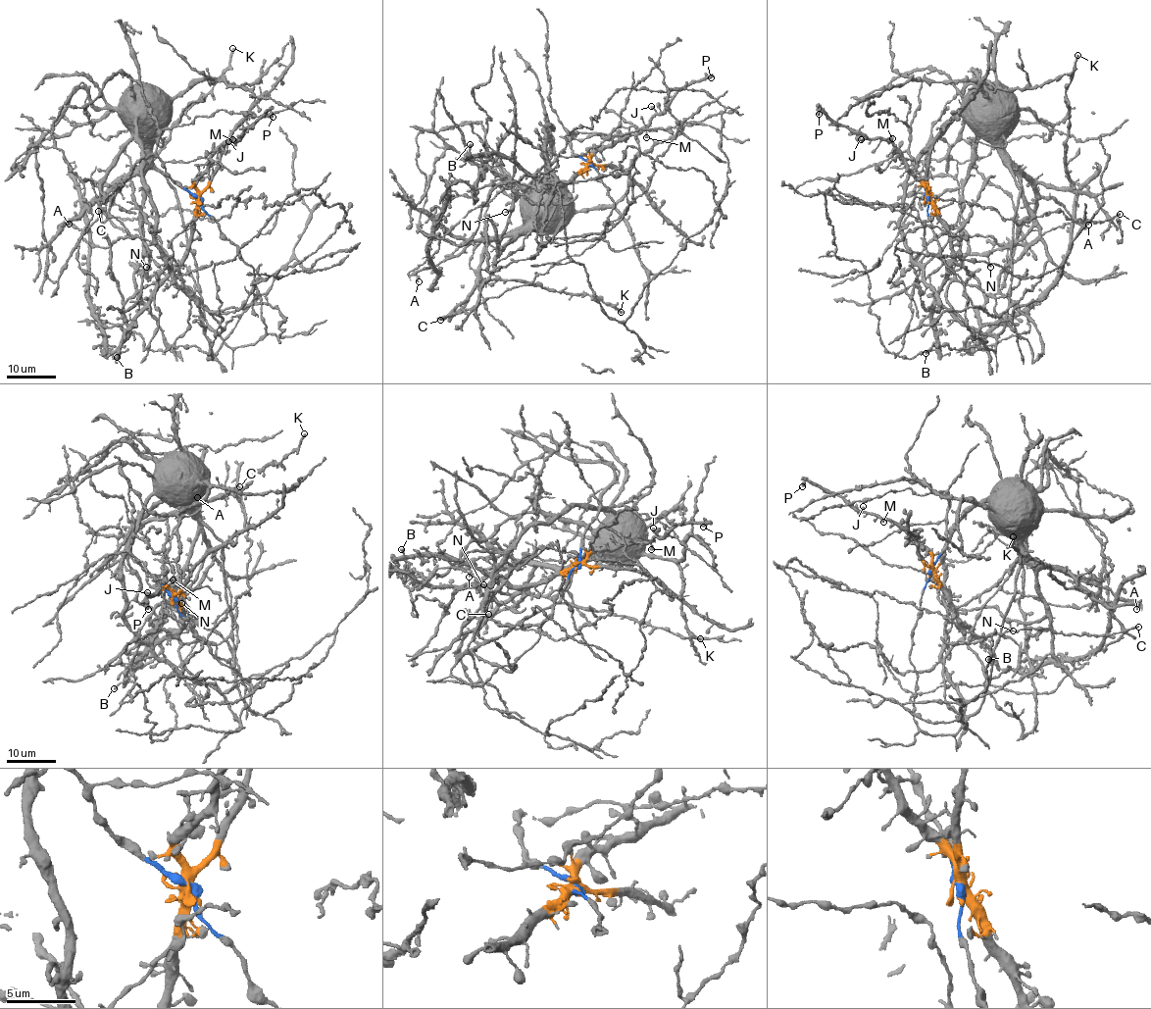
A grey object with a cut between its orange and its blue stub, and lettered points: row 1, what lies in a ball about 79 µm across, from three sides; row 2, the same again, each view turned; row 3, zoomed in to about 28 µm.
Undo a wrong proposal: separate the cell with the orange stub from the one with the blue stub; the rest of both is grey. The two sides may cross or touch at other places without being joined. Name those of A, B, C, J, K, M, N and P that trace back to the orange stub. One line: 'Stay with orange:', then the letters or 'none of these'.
Stay with orange: B, J, M, P

